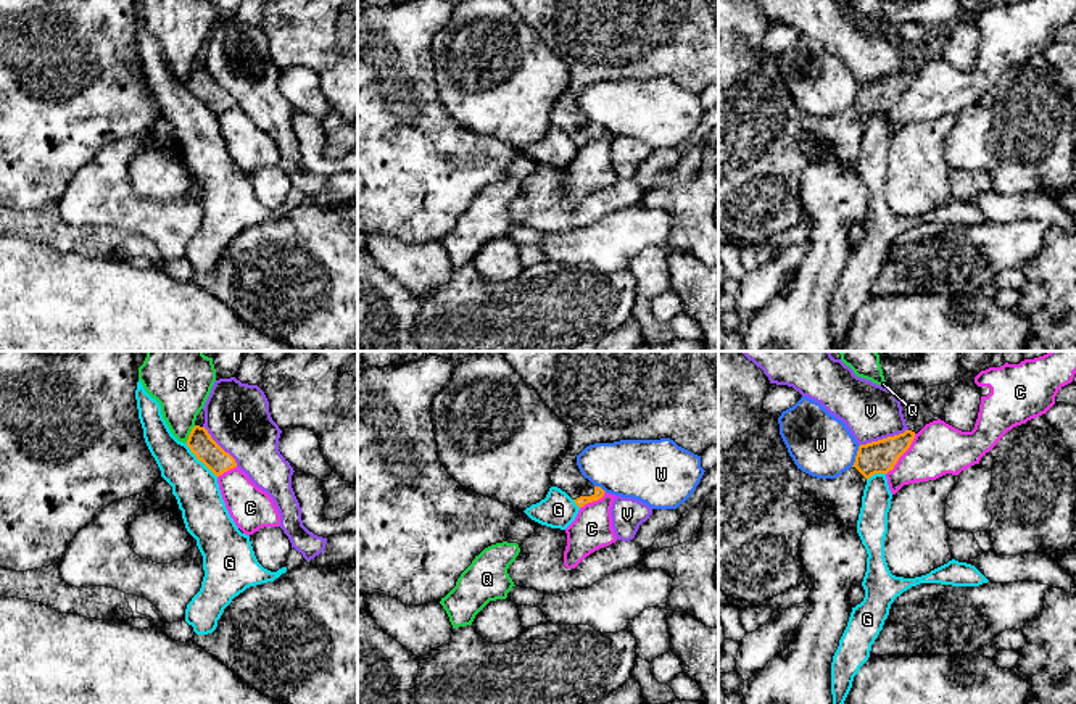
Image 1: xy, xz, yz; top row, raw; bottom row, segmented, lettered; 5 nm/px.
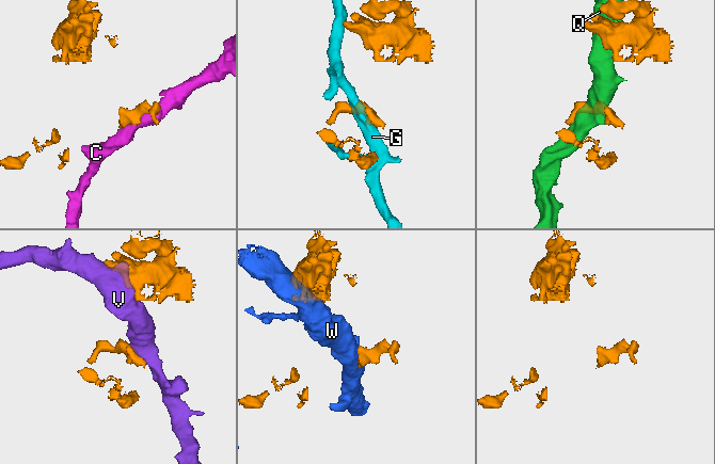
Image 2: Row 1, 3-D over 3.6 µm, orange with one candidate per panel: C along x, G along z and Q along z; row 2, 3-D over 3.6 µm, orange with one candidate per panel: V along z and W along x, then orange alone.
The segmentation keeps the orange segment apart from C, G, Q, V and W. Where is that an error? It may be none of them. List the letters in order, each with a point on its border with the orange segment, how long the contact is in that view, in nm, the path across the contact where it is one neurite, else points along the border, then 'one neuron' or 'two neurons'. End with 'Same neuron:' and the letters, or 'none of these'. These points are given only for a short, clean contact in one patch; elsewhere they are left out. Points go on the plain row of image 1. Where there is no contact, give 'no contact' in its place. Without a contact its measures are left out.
C: yz (902, 92) | 260 nm | two neurons
G: xy (200, 99) | 240 nm | along xy (186, 82), (216, 116) | two neurons
Q: xy (190, 73) | 100 nm | two neurons
V: yz (883, 78) | 260 nm | two neurons
W: yz (856, 95) | 120 nm | along yz (860, 84), (851, 105) | two neurons
Same neuron: none of these

